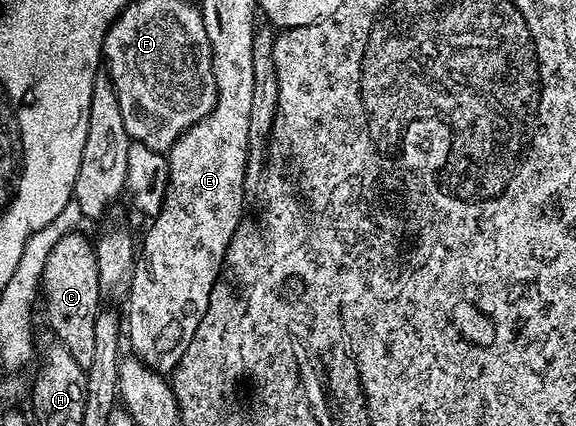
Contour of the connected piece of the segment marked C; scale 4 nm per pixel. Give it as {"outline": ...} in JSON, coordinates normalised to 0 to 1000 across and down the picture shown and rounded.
{"outline":[[[125,542],[109,554],[80,610],[78,634],[69,660],[71,688],[78,702],[82,754],[94,793],[127,833],[134,857],[146,871],[158,862],[163,845],[163,770],[167,739],[175,730],[172,702],[177,683],[170,664],[170,617],[163,573]]]}

